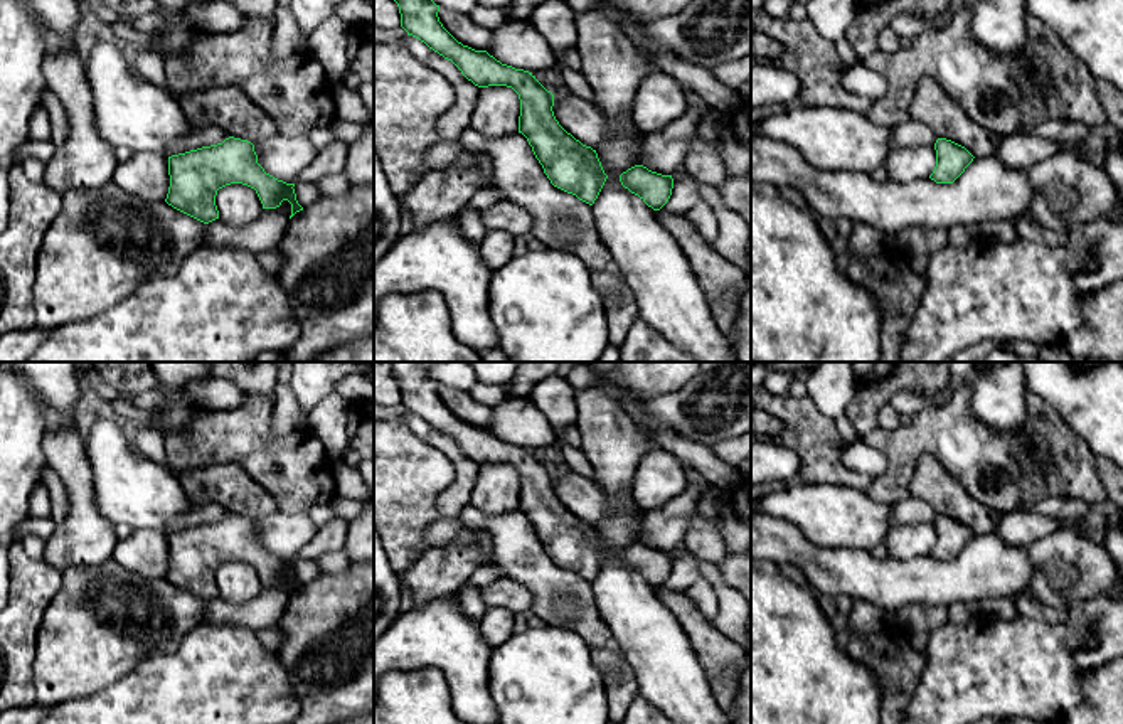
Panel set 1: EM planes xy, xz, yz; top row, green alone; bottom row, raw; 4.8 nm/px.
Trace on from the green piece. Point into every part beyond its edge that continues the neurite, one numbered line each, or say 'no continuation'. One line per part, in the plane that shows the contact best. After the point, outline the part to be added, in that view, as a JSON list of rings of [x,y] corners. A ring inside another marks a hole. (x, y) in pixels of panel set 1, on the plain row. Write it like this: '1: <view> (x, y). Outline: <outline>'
no continuation

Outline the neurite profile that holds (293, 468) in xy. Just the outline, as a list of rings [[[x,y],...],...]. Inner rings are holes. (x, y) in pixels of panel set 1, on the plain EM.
[[[247,396],[229,411],[195,409],[184,429],[165,434],[168,468],[180,473],[234,461],[273,497],[283,514],[308,514],[317,503],[330,502],[335,497],[335,478],[323,443],[308,428],[283,436],[273,433],[273,402],[274,397]]]

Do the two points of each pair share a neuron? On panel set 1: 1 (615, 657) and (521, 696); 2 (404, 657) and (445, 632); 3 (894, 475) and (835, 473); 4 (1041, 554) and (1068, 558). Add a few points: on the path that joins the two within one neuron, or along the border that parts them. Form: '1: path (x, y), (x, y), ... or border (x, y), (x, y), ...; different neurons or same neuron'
1: border (573, 632), (585, 642), (608, 702); different neurons
2: path (415, 647), (425, 637), (435, 635); same neuron
3: border (872, 479), (866, 490); different neurons
4: path (1048, 556), (1061, 558); same neuron

